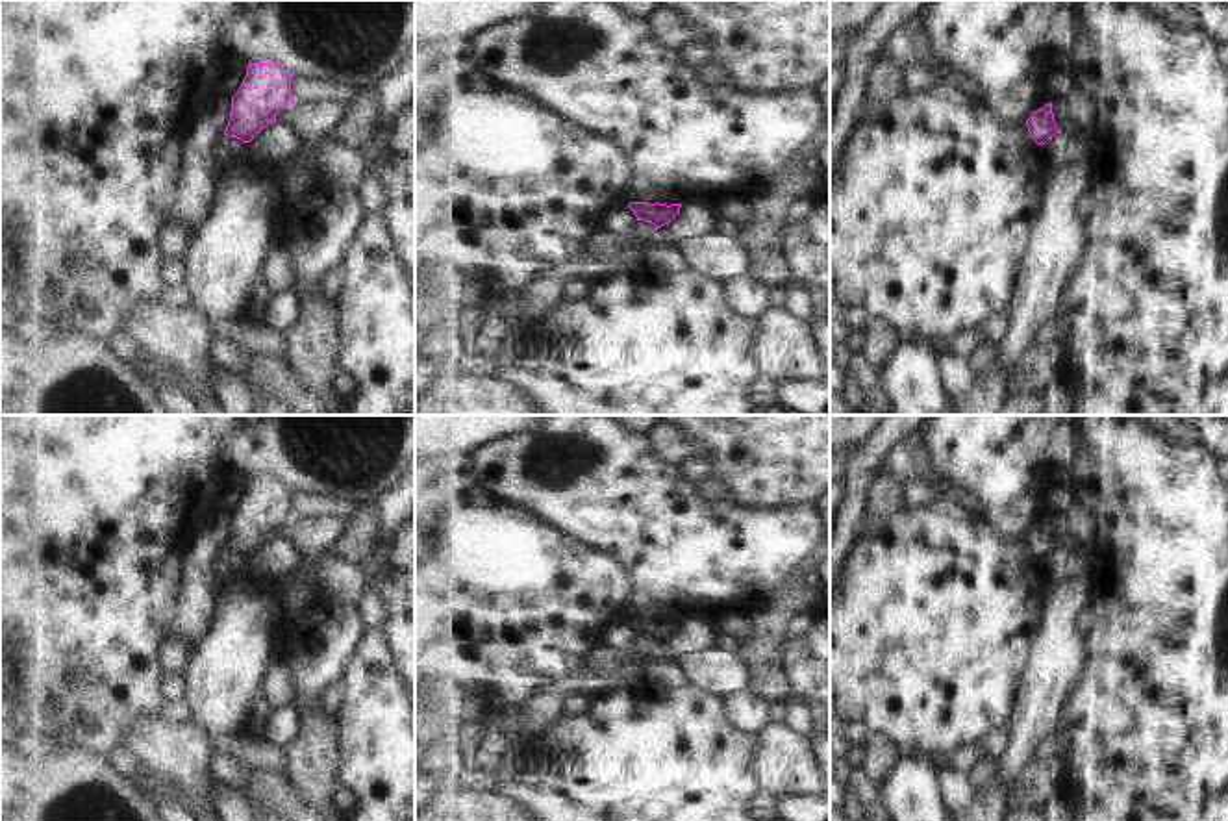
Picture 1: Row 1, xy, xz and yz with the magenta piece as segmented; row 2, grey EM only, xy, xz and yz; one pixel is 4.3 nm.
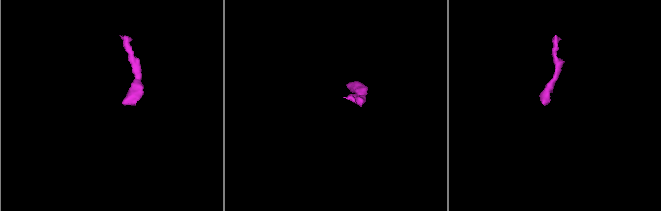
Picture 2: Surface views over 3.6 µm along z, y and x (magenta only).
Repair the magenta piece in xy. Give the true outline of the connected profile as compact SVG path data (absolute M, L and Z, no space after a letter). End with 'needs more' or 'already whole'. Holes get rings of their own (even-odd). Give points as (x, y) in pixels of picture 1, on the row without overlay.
M248 478L239 506L232 512L232 528L224 550L250 558L276 537L276 528L294 517L333 515L348 523L359 508L337 497L289 489L278 478Z; needs more

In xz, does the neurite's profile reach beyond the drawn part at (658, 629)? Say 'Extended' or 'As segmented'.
As segmented.

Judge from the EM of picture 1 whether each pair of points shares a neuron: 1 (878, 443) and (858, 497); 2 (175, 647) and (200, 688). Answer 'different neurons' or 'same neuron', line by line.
1: same neuron
2: different neurons

